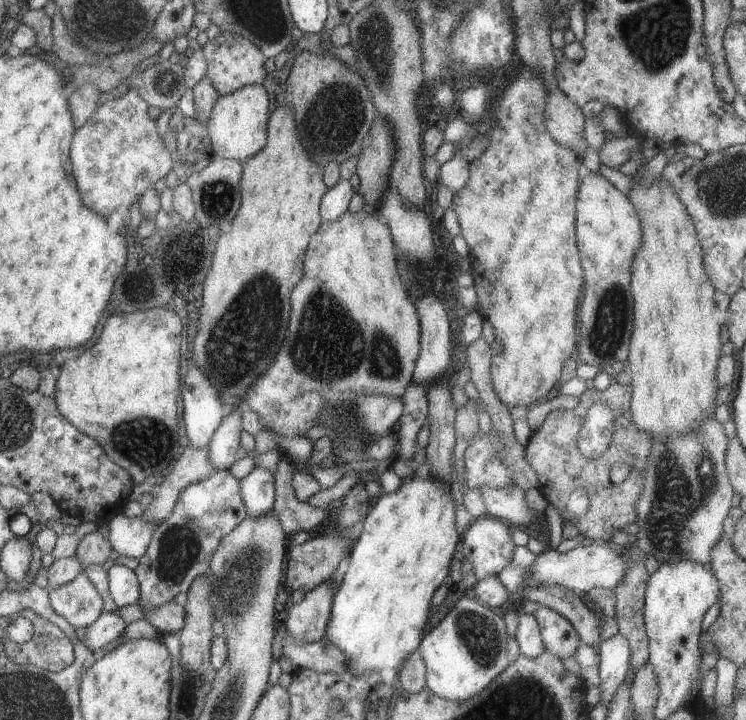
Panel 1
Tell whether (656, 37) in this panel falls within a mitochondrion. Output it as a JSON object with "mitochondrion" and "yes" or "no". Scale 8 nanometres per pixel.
{"mitochondrion":"yes"}

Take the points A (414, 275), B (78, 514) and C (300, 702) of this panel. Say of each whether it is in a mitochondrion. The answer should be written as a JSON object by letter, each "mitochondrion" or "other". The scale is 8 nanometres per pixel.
{"A":"mitochondrion","B":"other","C":"other"}

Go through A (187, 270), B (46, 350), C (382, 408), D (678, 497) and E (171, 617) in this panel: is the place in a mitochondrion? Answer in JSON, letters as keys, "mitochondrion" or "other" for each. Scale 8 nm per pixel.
{"A":"other","B":"other","C":"mitochondrion","D":"mitochondrion","E":"other"}

